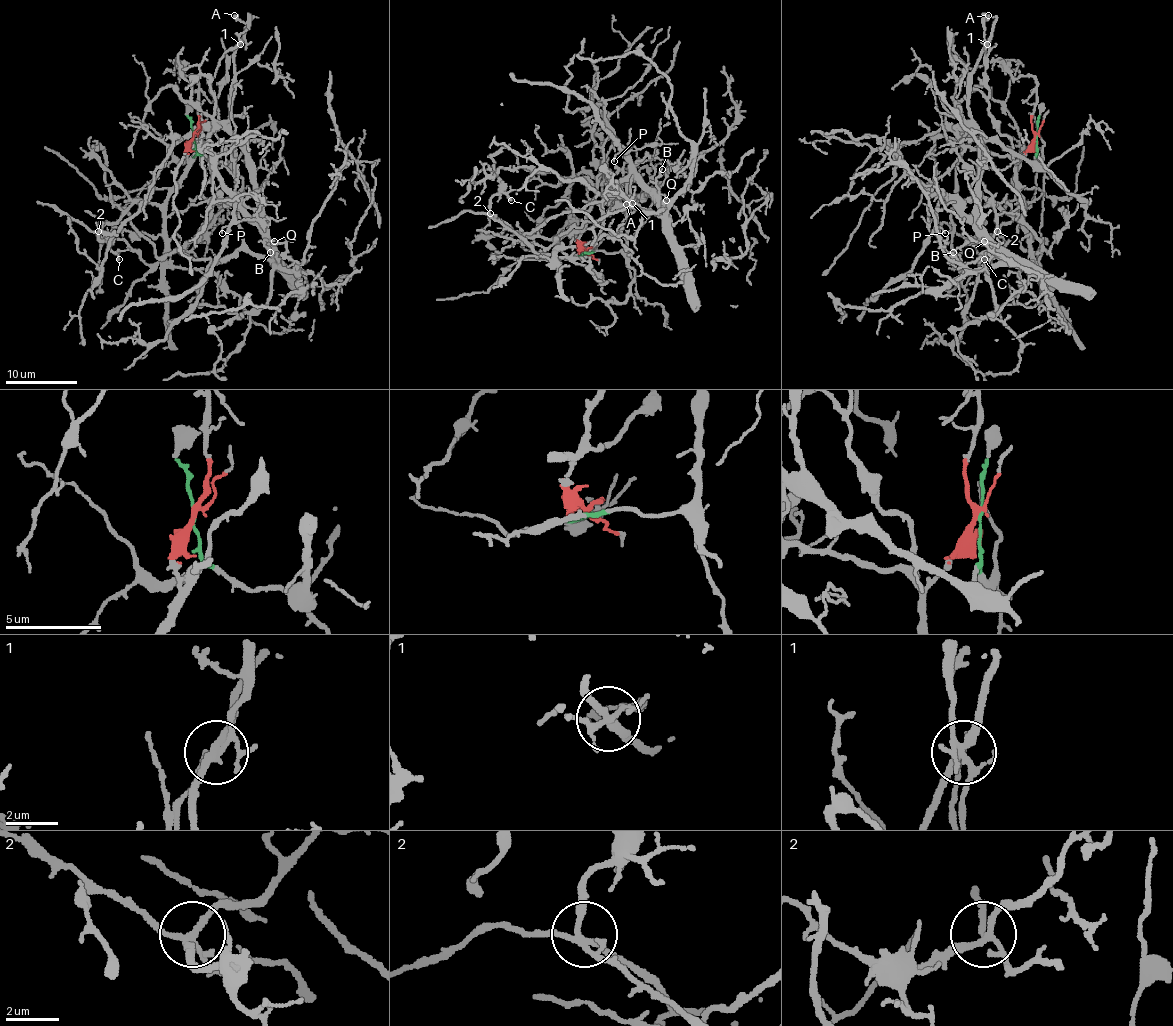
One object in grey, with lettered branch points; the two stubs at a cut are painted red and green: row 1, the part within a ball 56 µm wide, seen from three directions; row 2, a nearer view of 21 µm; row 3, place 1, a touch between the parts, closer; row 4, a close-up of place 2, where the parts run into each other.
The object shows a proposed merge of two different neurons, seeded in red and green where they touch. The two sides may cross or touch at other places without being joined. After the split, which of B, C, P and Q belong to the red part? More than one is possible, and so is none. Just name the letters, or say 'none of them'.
C

